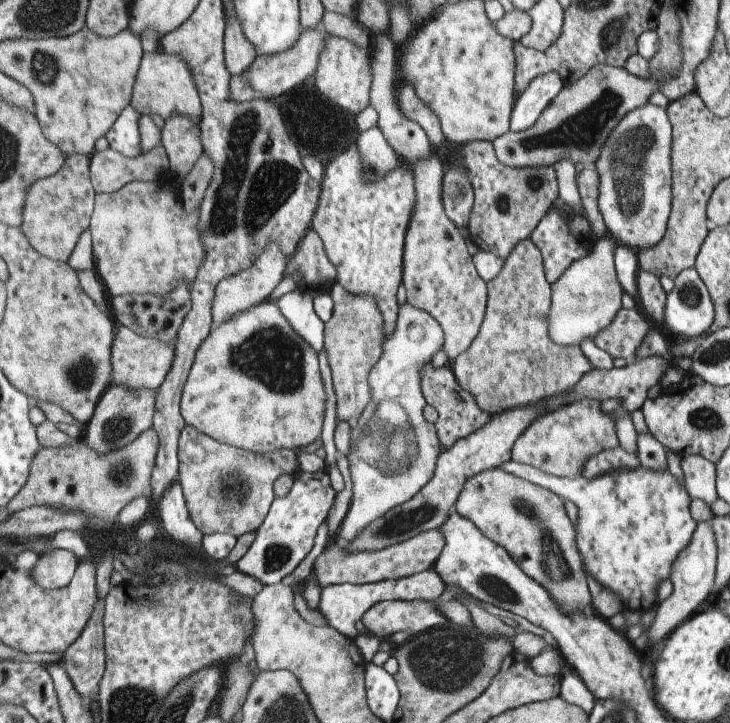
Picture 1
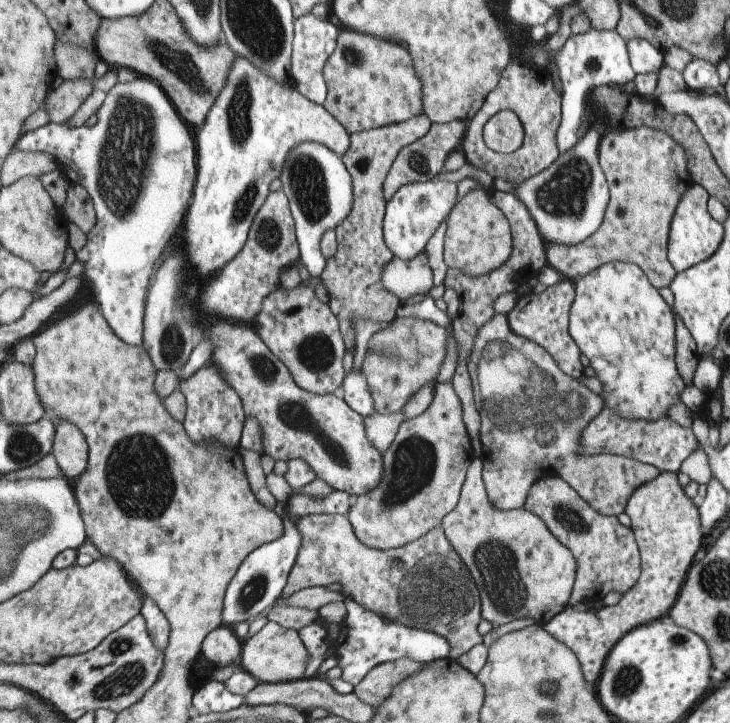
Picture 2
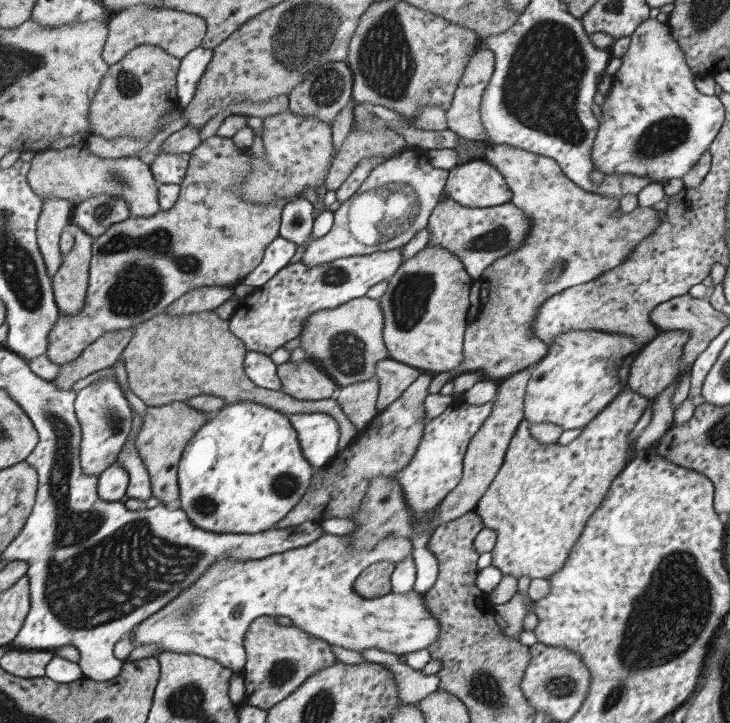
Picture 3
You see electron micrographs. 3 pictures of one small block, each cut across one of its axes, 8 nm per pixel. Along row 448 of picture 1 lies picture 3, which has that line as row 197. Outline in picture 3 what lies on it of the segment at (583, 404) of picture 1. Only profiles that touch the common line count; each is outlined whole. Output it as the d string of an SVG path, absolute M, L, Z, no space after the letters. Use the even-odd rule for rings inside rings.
M487 146L483 150L483 160L491 166L495 166L505 180L509 192L511 192L511 204L515 208L521 208L525 216L529 216L529 234L525 236L525 242L521 248L515 252L495 260L491 266L483 270L483 276L479 278L481 284L481 306L477 320L465 326L463 334L463 350L461 350L461 366L453 368L451 372L441 372L435 374L433 380L429 382L427 392L437 394L451 378L469 374L469 372L479 372L483 380L503 380L527 366L539 364L539 360L547 354L547 346L533 336L531 324L535 320L537 308L549 300L551 296L557 296L565 288L585 284L589 280L595 280L597 276L617 268L623 264L633 250L643 242L647 236L655 232L659 226L657 210L653 208L635 208L633 212L621 212L619 200L611 196L601 196L593 192L585 192L577 184L573 184L559 168L559 164L547 156L539 156L533 152L525 152L519 148L509 148L509 146Z

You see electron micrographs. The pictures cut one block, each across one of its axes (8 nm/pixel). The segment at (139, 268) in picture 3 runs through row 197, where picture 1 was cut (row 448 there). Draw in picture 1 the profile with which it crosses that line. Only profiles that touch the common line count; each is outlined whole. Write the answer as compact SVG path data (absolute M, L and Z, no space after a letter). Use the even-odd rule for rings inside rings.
M185 426L179 434L179 484L189 516L201 534L223 532L235 538L253 534L263 526L263 520L275 500L273 482L279 476L295 476L301 466L295 452L253 454L241 448L225 446L215 438L201 434L197 428Z

